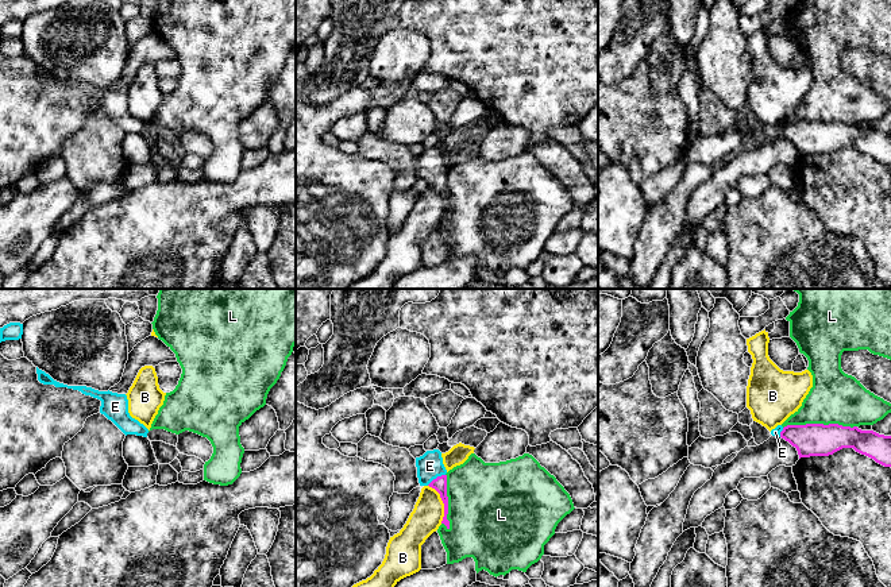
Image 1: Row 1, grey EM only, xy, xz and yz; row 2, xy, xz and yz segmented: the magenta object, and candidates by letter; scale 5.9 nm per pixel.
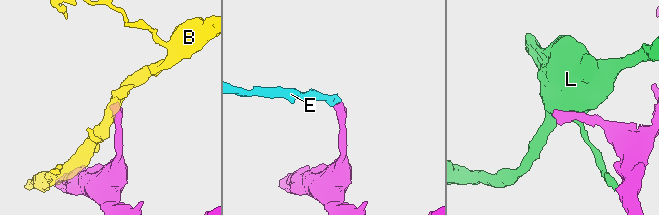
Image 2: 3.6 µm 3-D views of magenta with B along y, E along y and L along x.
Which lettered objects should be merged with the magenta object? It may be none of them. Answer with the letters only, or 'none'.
E

